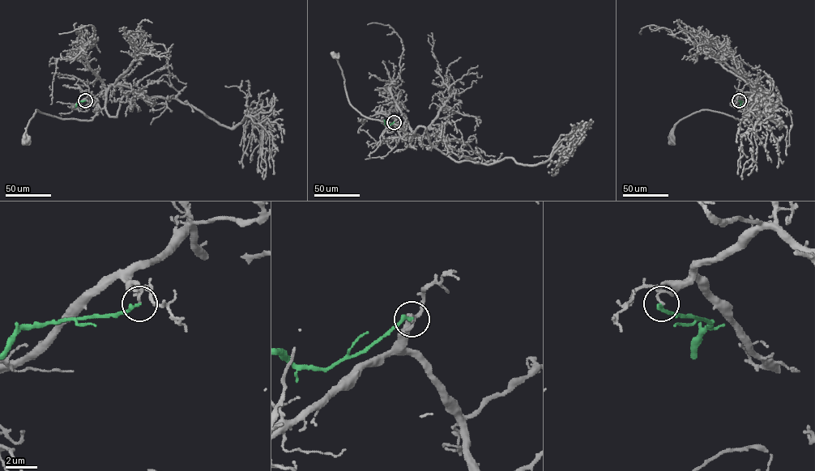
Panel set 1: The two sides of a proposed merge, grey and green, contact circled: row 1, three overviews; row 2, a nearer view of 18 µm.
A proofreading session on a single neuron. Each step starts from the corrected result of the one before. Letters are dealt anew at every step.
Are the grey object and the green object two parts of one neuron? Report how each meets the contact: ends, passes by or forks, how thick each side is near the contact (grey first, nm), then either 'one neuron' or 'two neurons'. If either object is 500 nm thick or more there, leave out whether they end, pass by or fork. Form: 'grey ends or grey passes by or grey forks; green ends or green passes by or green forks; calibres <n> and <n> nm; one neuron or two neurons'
grey passes by; green ends; calibres 120 and 240 nm; two neurons

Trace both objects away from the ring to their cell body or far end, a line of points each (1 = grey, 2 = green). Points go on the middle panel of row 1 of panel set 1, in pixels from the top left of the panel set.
1: (394, 122), (398, 134), (405, 137), (408, 133), (400, 125), (366, 118), (356, 109), (334, 55)
2: (394, 122), (387, 125), (384, 120)

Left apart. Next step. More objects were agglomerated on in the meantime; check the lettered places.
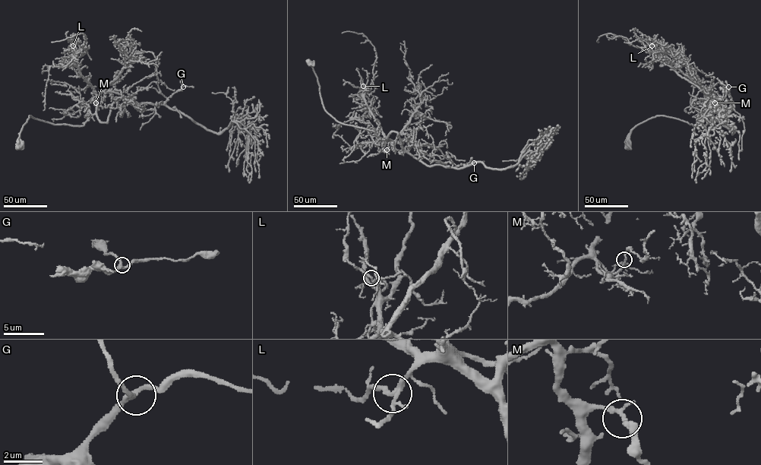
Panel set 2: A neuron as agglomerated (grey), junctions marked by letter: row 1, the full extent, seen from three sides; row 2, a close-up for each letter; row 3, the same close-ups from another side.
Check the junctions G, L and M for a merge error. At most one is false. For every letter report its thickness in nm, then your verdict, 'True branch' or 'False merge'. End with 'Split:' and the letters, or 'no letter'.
G: Thickness 240 nm. True branch
L: Thickness 200 nm. True branch
M: Thickness 160 nm. True branch
Split: no letter

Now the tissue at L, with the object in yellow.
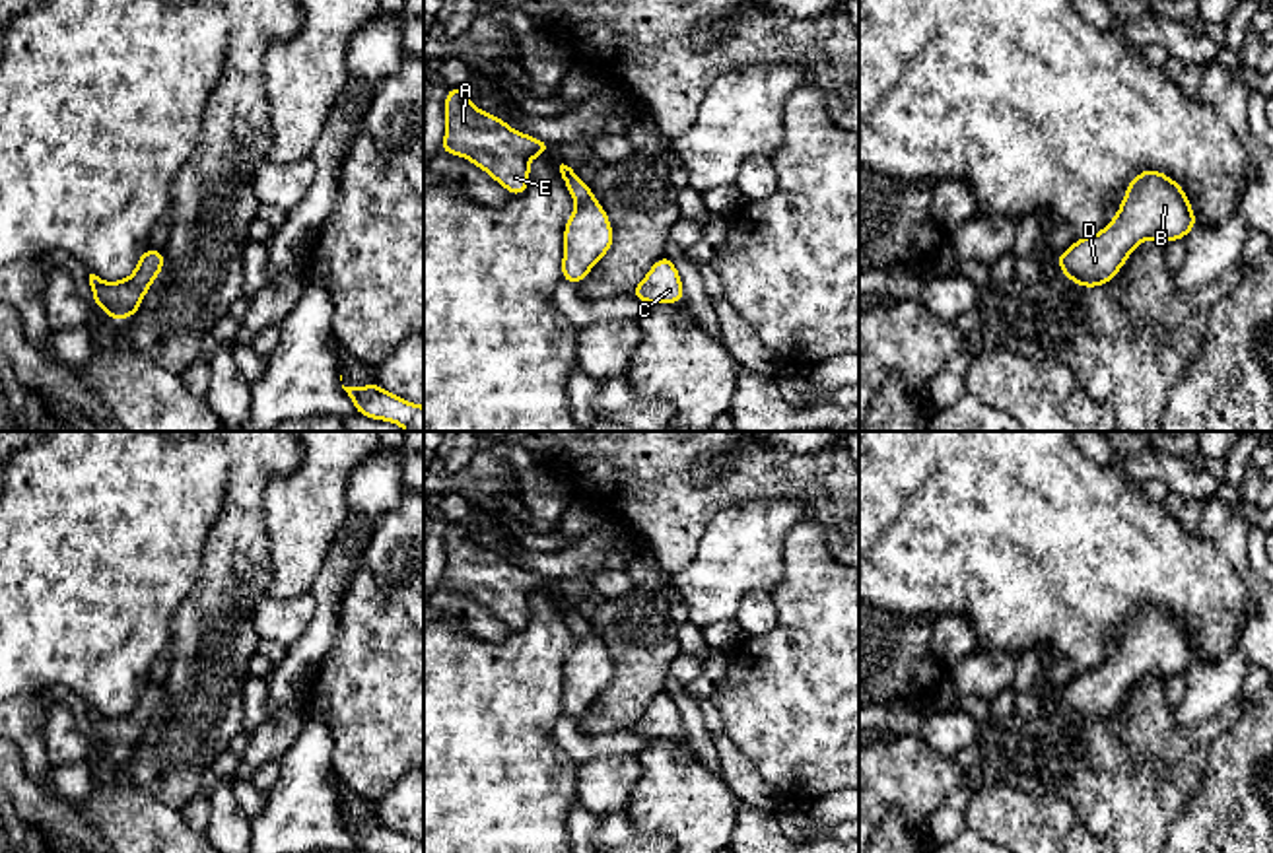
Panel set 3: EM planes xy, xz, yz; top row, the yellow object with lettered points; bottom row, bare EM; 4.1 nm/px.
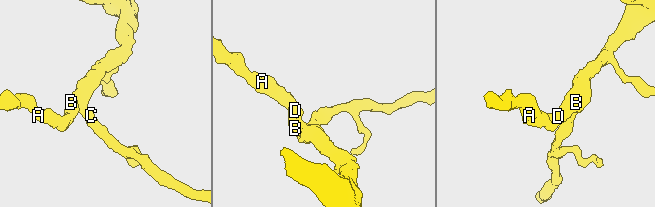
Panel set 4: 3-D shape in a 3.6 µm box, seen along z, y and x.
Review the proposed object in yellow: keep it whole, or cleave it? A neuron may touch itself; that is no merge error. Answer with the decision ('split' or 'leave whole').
leave whole

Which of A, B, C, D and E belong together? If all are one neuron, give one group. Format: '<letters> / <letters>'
A B C D E

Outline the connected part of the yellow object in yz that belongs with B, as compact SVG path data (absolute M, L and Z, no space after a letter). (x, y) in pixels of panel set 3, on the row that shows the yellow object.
M1145 169L1129 181L1112 222L1059 253L1057 266L1071 284L1106 286L1141 241L1164 245L1186 239L1195 225L1197 218L1182 185L1166 173Z

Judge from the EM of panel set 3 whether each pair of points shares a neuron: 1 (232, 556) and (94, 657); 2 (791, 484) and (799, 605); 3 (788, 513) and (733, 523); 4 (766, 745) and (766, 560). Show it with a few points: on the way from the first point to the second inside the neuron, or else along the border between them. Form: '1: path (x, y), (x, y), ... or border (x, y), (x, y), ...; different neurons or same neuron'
1: border (206, 539), (201, 574), (175, 611), (173, 624); different neurons
2: border (807, 519), (821, 527), (834, 558); different neurons
3: path (774, 519), (747, 523); same neuron
4: border (786, 550), (782, 580), (770, 593); different neurons

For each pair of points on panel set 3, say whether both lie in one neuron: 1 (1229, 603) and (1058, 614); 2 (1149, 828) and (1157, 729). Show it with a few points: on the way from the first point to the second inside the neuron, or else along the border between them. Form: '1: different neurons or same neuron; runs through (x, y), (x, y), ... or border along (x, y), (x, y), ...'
1: same neuron; runs through (1186, 589), (1100, 589)
2: same neuron; runs through (1149, 803), (1149, 768), (1155, 762), (1155, 754)

